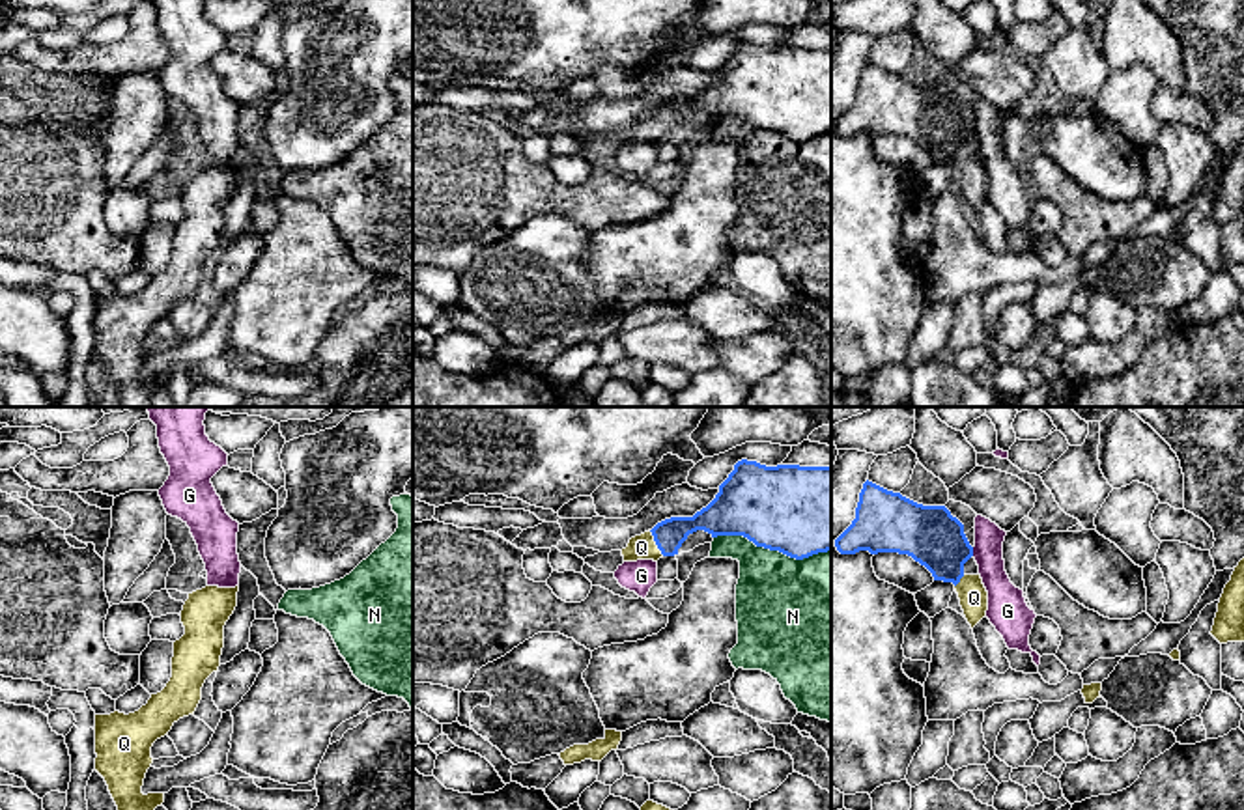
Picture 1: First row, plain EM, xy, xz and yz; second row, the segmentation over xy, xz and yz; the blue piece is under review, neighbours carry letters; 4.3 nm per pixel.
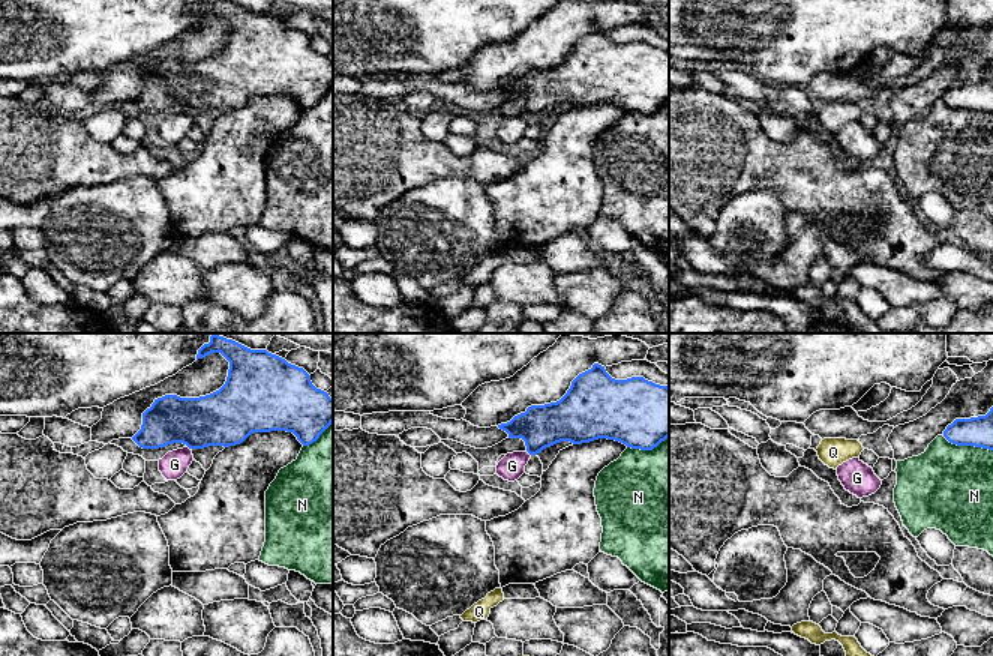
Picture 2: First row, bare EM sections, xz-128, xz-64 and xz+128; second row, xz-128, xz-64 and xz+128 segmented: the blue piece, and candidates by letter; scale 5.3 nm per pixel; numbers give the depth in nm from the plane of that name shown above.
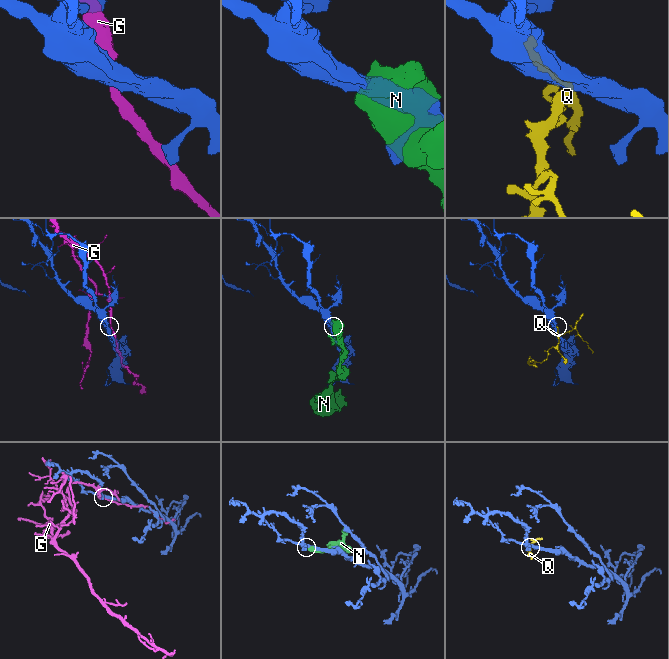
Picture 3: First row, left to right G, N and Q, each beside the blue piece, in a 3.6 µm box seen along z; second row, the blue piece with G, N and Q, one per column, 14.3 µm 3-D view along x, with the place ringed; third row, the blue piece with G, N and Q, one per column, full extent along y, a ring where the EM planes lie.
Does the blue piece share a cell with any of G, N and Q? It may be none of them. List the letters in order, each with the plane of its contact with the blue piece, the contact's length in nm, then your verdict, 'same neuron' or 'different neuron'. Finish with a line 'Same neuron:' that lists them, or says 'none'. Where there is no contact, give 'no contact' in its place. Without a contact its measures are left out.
G: yz | 40 nm | different neuron
N: xz | 500 nm | different neuron
Q: xz | 130 nm | same neuron
Same neuron: Q

